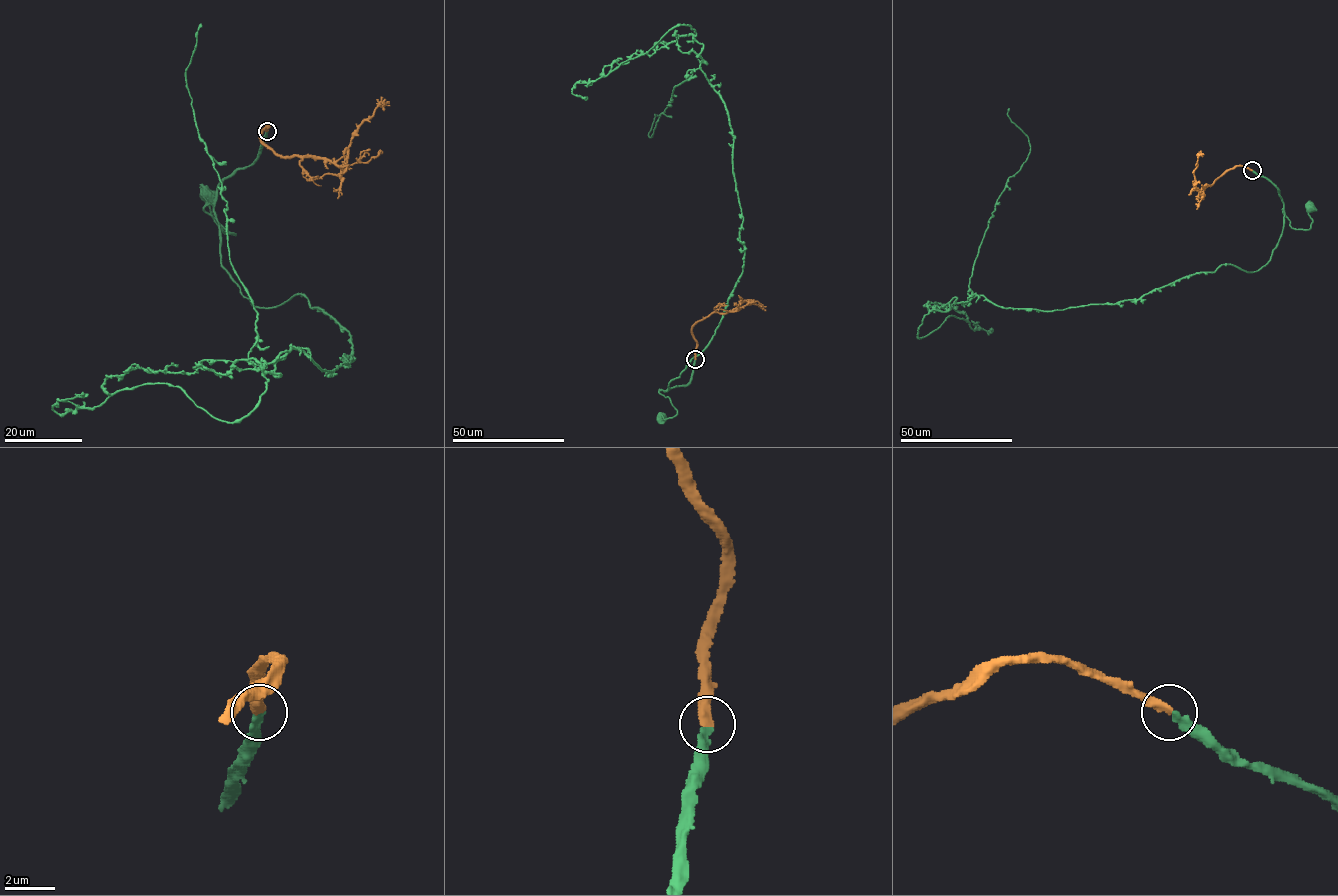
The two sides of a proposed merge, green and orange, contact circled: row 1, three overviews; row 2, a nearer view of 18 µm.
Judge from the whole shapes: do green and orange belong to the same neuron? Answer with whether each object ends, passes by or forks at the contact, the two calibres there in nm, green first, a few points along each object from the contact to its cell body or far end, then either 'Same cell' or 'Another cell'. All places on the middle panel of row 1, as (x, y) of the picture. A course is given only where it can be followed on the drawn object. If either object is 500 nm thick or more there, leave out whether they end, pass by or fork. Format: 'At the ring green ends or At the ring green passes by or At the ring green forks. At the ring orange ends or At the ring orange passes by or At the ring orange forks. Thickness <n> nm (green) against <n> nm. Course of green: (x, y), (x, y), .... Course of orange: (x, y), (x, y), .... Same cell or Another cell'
At the ring green ends. At the ring orange ends. Thickness 340 nm (green) against 400 nm. Course of green: (695, 359), (693, 373), (686, 385), (659, 391), (668, 396), (677, 411), (672, 417), (661, 417). Course of orange: (695, 359), (697, 342), (692, 328), (698, 321), (714, 312), (728, 312), (743, 301), (758, 304), (766, 310). Same cell

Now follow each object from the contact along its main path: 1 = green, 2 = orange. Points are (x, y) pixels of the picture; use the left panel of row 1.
1: (266, 131), (259, 156), (228, 175), (217, 200), (204, 207), (226, 234), (235, 234), (215, 219), (207, 195)
2: (266, 131), (269, 123), (261, 139), (283, 156), (324, 157), (341, 166), (360, 124), (377, 108), (389, 104)

